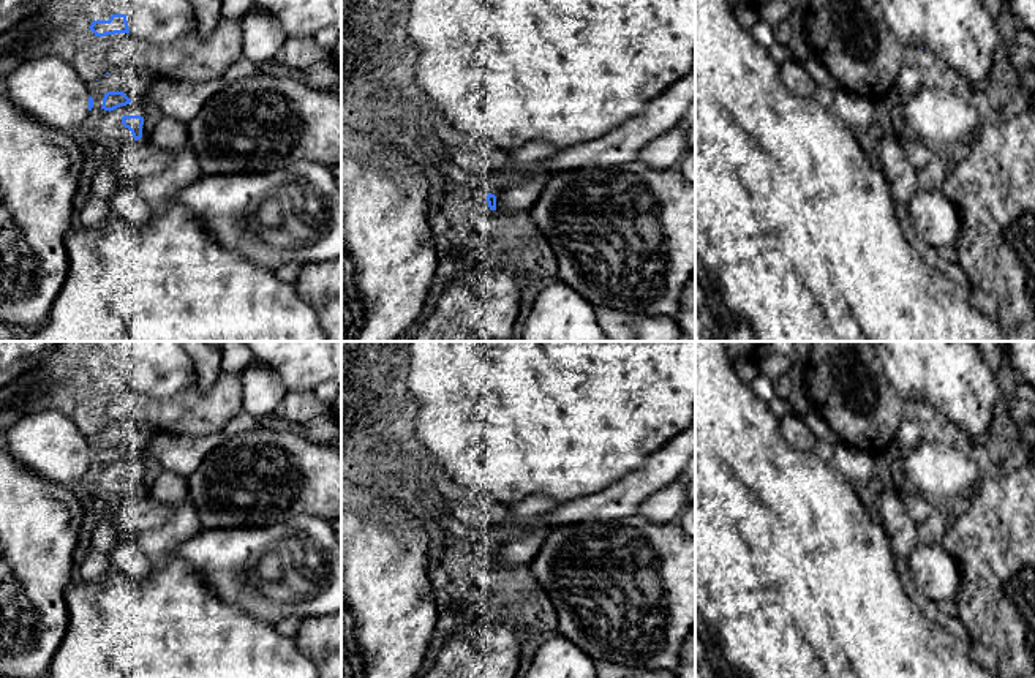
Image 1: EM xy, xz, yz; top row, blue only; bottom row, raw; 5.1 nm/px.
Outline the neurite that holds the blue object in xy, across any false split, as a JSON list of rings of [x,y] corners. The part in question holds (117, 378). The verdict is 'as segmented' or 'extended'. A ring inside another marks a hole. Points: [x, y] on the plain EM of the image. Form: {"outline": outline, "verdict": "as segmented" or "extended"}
{"outline": [[[112,368],[109,375],[93,375],[88,382],[95,387],[95,390],[130,387],[125,368]]], "verdict": "as segmented"}

